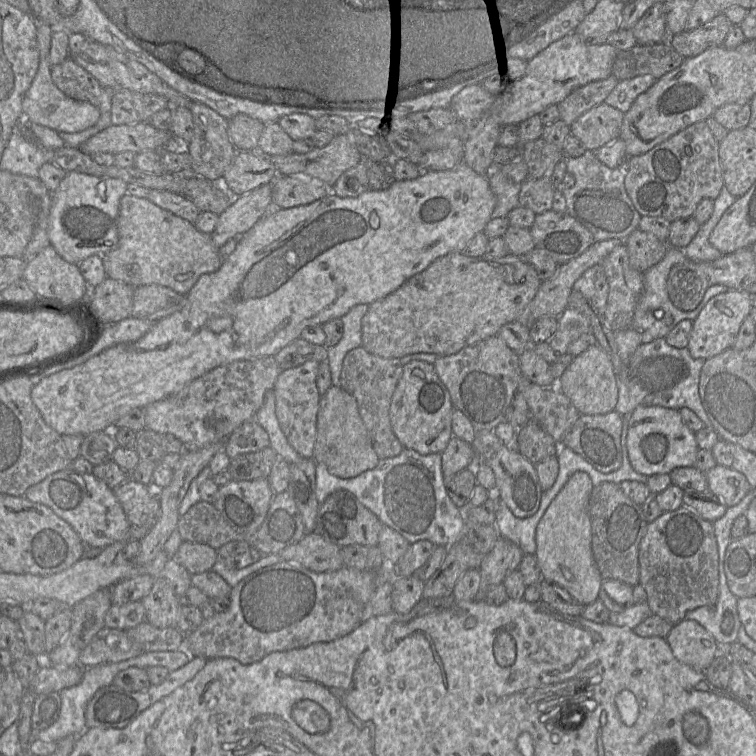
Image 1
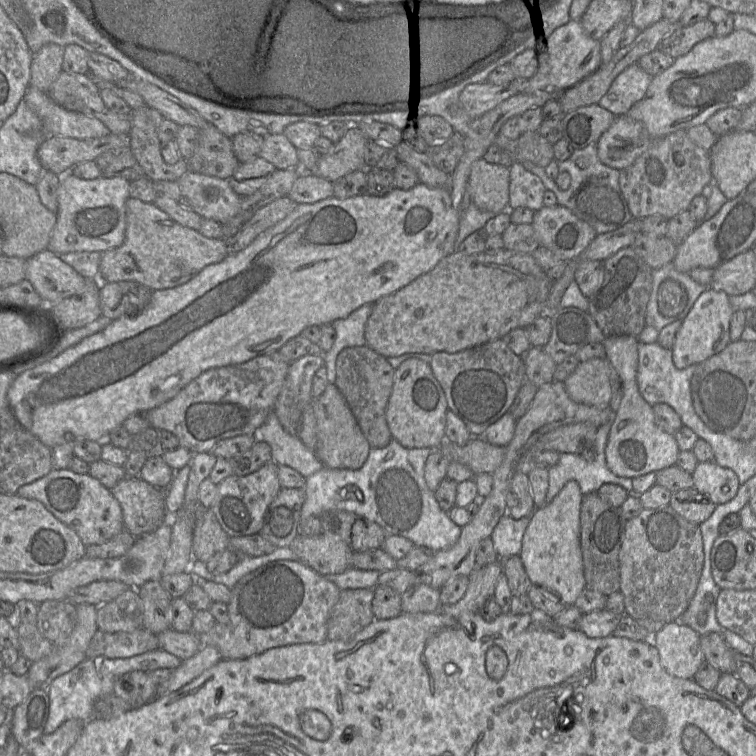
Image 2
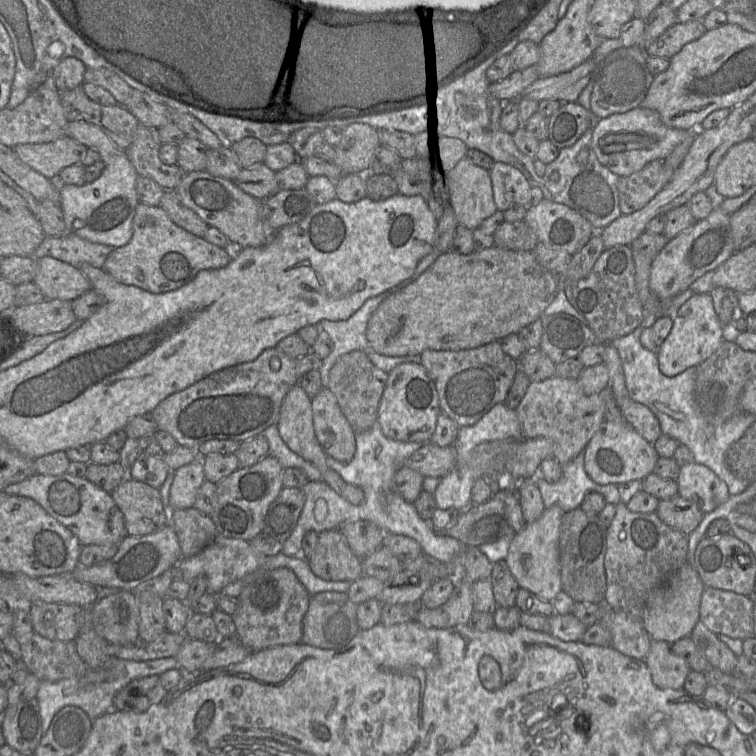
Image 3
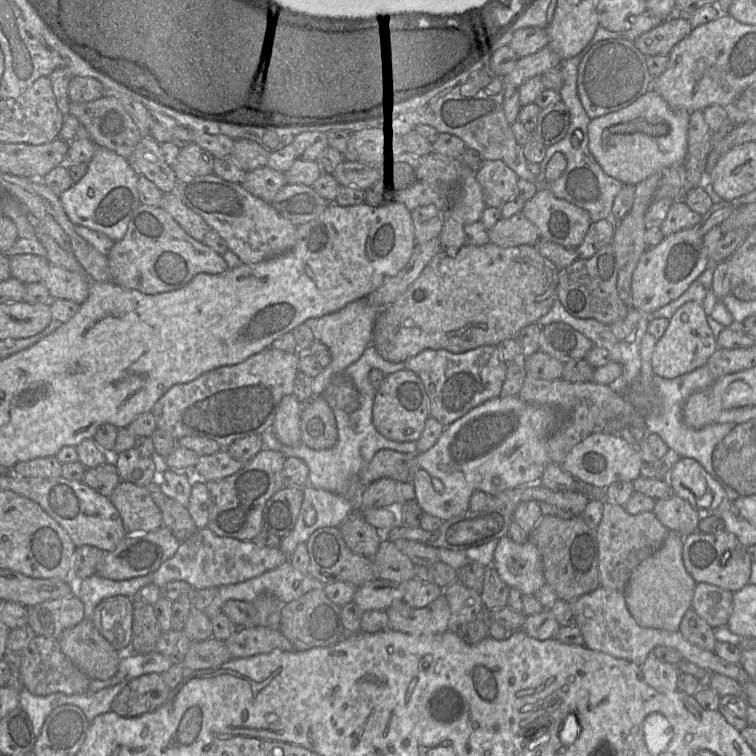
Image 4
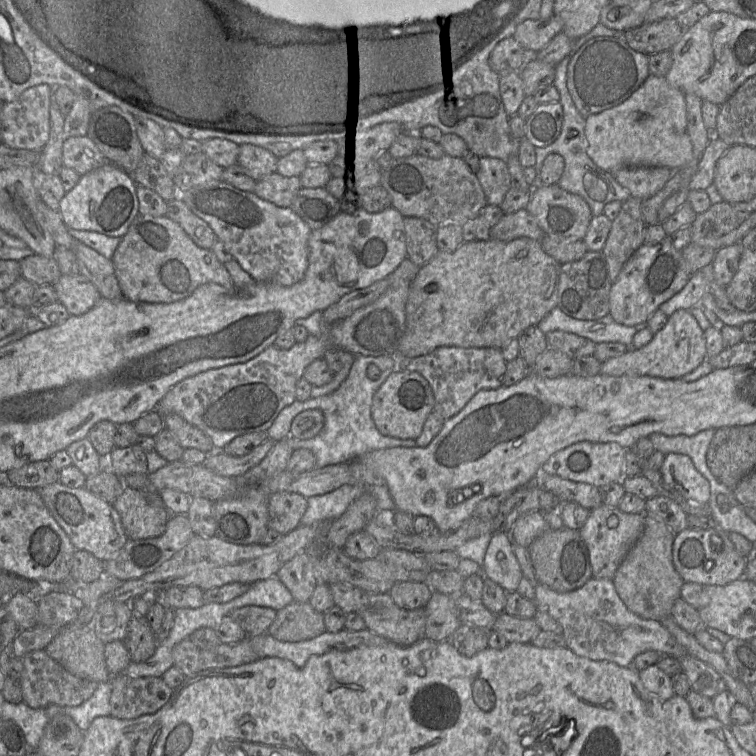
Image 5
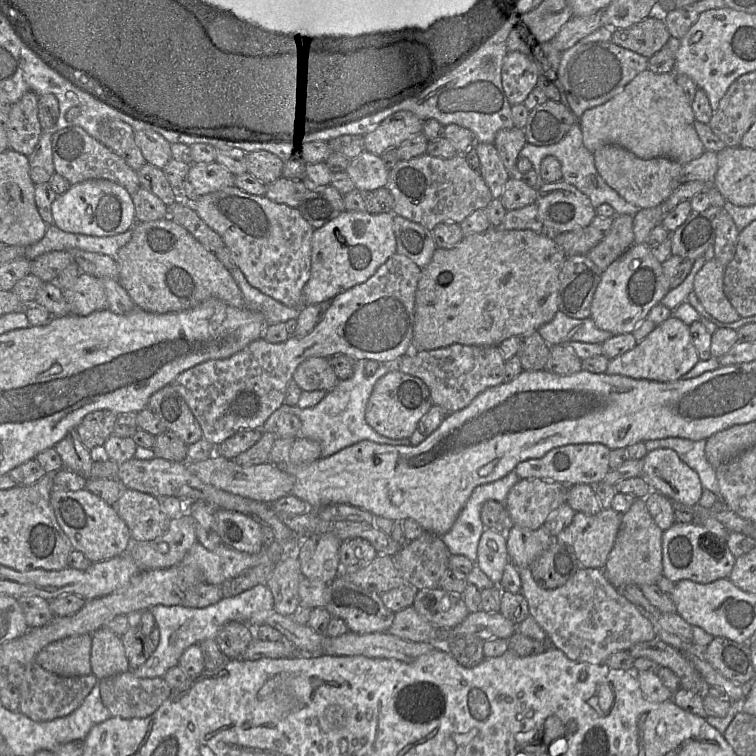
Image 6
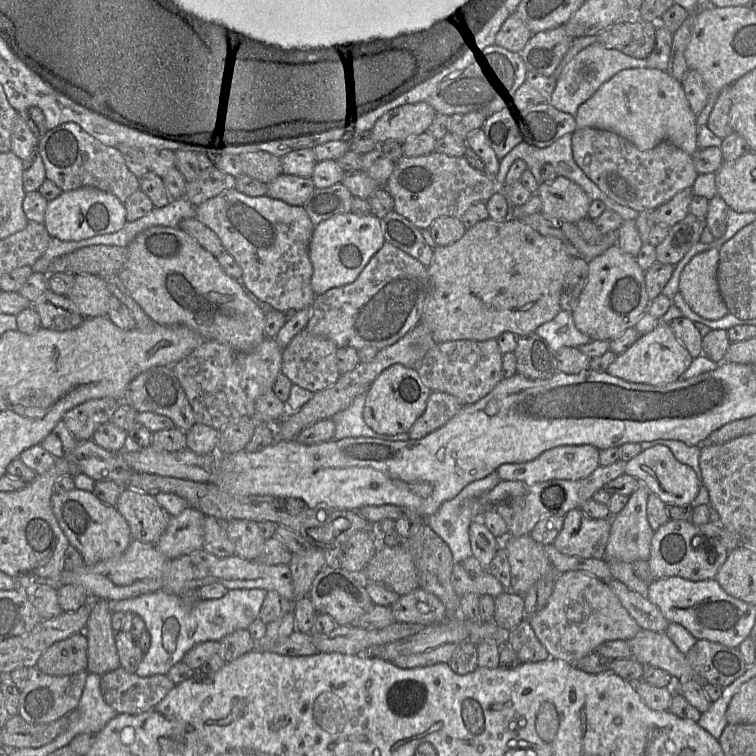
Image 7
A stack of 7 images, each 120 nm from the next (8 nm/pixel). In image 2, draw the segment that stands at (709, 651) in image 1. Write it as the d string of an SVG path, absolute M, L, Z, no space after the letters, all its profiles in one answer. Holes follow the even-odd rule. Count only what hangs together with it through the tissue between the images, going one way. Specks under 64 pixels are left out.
M678 620L655 632L651 642L659 652L664 669L675 677L693 679L705 661L700 646L700 635Z

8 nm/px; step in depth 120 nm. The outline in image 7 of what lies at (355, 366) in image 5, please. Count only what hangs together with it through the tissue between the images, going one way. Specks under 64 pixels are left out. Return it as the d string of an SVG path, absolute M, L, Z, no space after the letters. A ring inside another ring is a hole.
M366 393L359 394L345 410L335 414L331 419L335 424L333 440L344 438L367 437L373 439L389 438L389 435L373 431L363 419Z

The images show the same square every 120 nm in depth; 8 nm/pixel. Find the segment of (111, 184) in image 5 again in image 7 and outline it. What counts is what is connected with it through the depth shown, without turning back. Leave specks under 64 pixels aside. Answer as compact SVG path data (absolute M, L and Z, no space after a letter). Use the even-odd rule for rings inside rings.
M92 187L62 192L46 207L44 225L53 238L80 241L94 236L115 233L126 224L124 203L116 196Z

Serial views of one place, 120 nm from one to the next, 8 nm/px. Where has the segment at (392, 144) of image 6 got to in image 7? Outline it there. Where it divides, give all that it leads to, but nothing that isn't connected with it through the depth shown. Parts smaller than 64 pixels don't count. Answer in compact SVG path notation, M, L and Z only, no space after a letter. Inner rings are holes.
M427 103L405 104L385 113L371 128L371 136L380 145L388 140L404 143L428 131L436 111Z

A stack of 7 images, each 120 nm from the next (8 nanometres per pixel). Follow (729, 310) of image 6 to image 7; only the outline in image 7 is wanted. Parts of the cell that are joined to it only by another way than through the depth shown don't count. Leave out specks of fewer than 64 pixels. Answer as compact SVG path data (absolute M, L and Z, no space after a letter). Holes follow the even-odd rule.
M718 248L696 254L679 279L678 293L693 312L707 320L719 320L729 313L719 292L718 262Z

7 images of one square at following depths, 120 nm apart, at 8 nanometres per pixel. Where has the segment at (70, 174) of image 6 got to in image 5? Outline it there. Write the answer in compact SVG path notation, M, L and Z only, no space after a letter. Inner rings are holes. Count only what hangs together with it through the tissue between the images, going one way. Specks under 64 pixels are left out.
M72 136L63 141L62 166L85 175L109 163L95 143L87 136Z

